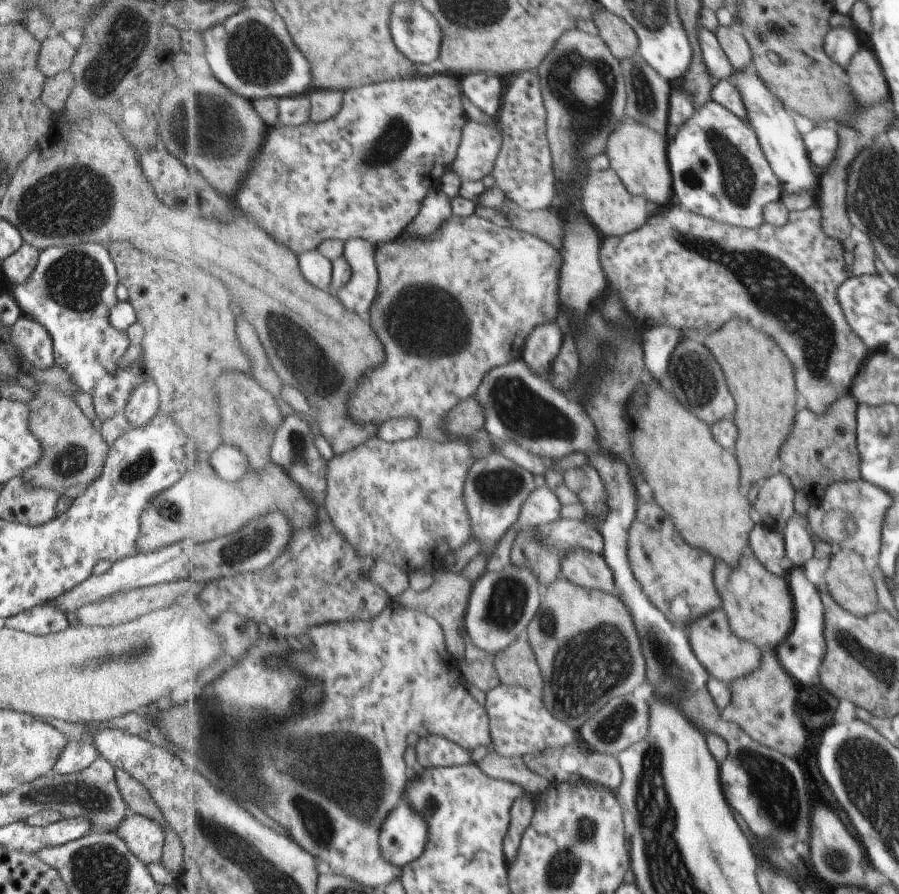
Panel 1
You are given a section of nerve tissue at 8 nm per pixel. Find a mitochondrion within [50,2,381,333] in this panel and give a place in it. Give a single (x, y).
(260, 59)

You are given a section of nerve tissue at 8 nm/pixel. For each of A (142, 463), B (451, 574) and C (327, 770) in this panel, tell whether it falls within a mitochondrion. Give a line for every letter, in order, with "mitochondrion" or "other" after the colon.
A: mitochondrion
B: other
C: mitochondrion

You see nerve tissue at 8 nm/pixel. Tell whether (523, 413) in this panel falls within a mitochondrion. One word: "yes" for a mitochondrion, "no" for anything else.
yes

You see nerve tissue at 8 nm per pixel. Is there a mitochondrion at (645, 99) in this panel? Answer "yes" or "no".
yes

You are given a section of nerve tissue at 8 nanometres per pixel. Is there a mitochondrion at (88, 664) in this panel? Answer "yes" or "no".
yes

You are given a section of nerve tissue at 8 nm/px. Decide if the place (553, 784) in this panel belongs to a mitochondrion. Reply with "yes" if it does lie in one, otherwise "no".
no

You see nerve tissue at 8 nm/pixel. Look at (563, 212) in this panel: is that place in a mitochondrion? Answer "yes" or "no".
no

